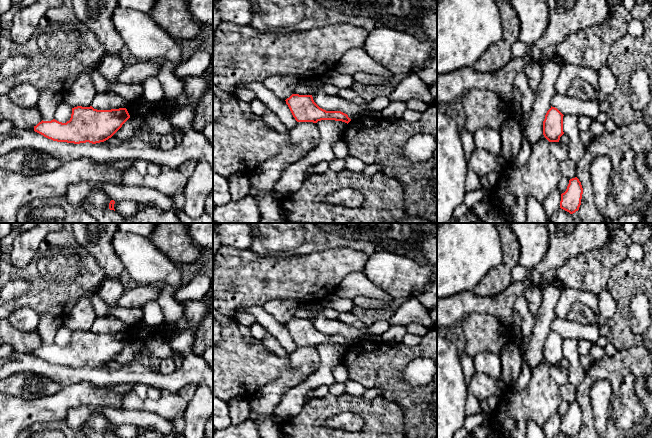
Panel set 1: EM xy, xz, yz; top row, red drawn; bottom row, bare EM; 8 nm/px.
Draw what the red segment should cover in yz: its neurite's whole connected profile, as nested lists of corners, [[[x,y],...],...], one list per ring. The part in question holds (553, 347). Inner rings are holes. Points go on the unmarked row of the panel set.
[[[555,331],[547,335],[543,345],[543,359],[549,366],[559,366],[563,356],[563,338]]]

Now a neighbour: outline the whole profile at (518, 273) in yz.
[[[517,264],[511,272],[511,278],[513,282],[522,282],[526,276],[527,269]]]

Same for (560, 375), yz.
[[[550,366],[549,370],[551,377],[559,386],[569,382],[568,369],[560,366]]]

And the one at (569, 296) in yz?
[[[565,288],[555,307],[556,317],[566,318],[576,302],[586,304],[594,311],[598,308],[597,294],[579,289]]]

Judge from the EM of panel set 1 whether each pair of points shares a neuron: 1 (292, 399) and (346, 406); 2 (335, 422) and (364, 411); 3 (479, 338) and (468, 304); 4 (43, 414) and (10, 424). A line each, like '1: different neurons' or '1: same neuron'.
1: different neurons
2: different neurons
3: different neurons
4: same neuron

